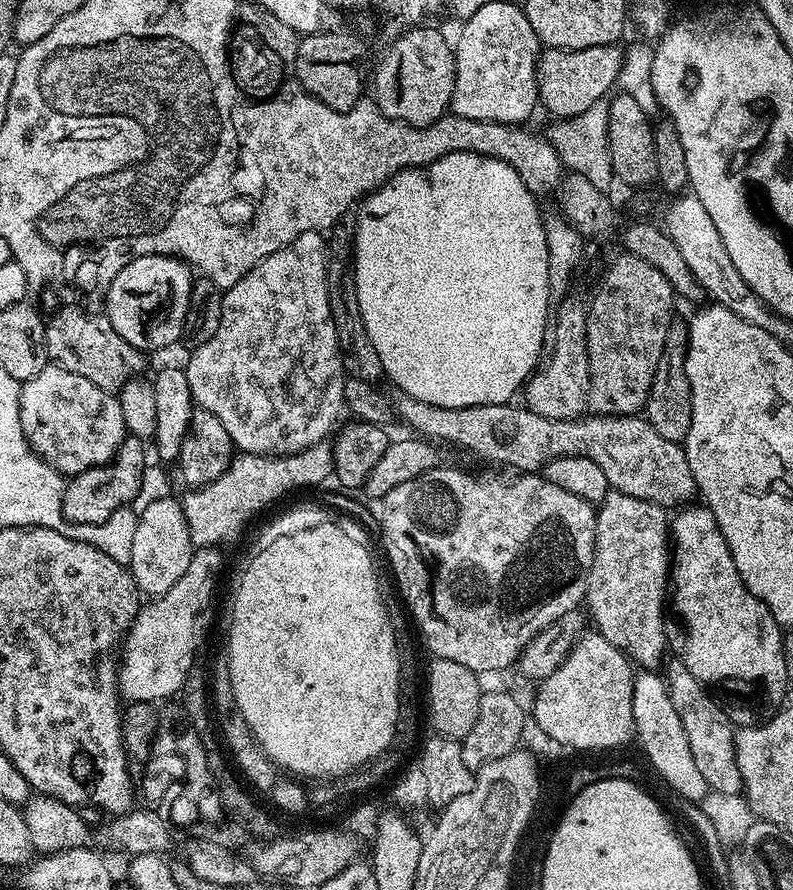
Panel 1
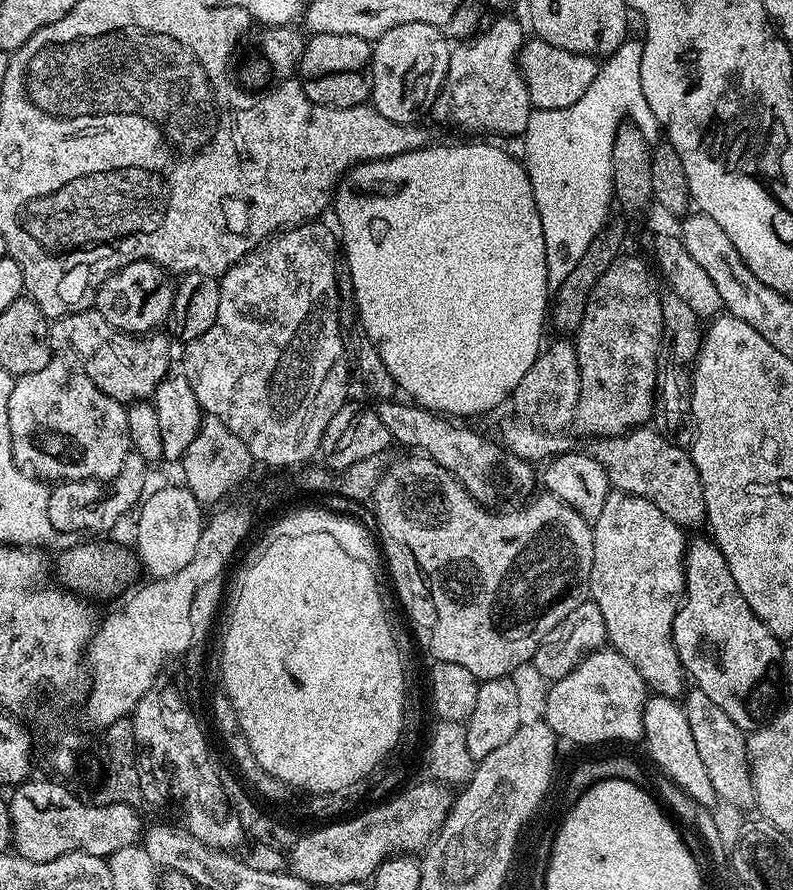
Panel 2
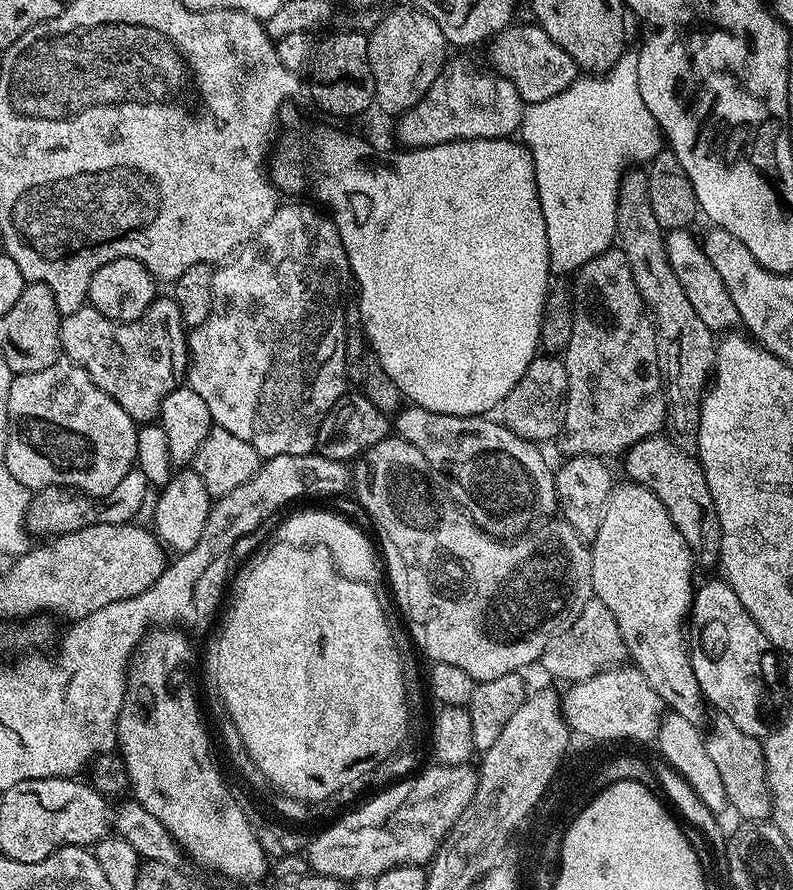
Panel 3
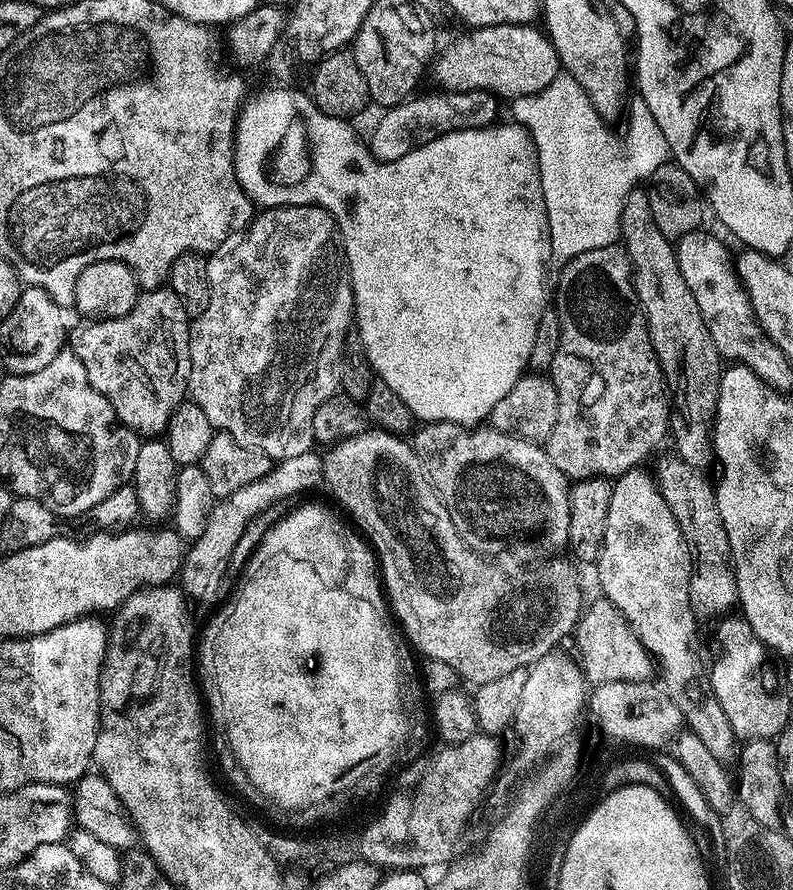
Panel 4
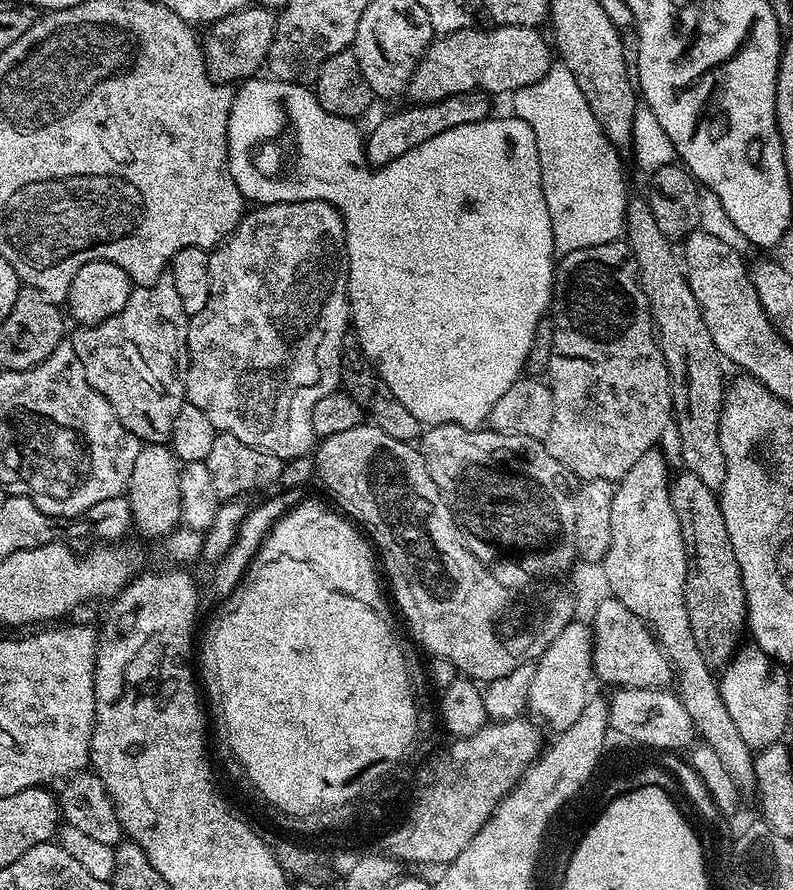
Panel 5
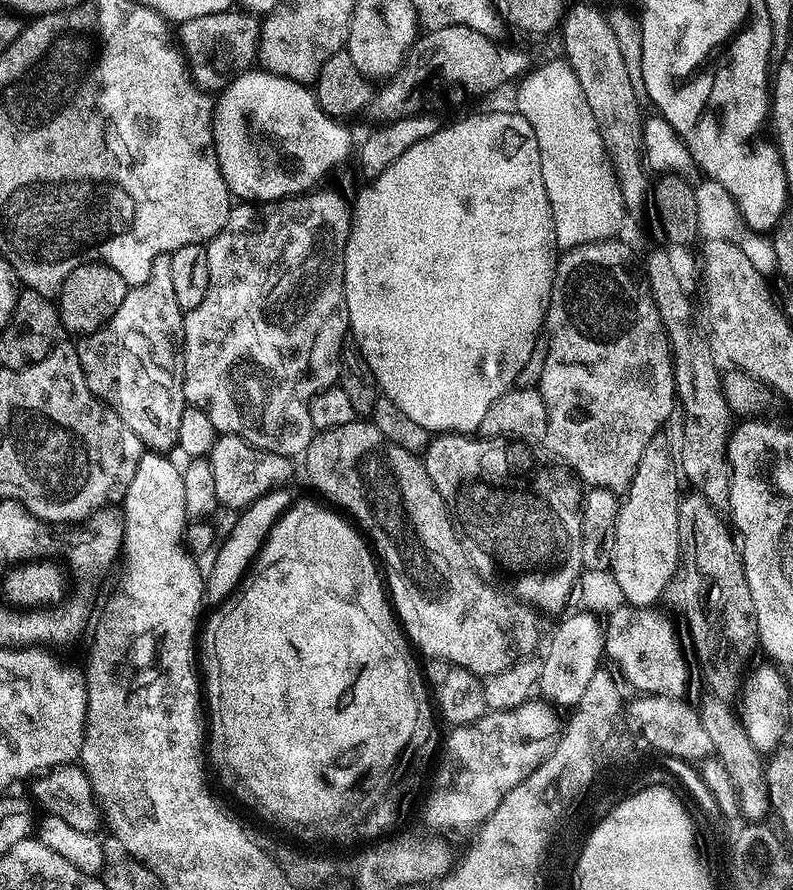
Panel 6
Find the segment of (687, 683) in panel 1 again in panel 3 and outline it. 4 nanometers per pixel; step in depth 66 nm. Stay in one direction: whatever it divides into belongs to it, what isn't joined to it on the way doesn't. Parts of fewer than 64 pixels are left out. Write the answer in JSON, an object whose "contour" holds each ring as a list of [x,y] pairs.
{"contour":[[[716,714],[711,720],[712,729],[706,732],[706,750],[722,777],[729,809],[736,811],[744,822],[767,821],[772,815],[772,791],[768,789],[763,743],[750,734],[742,734],[742,730],[738,730],[730,718]]]}

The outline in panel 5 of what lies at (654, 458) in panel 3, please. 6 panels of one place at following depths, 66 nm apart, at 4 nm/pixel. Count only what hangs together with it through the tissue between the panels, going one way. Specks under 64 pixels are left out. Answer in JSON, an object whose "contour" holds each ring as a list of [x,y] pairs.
{"contour":[[[687,470],[671,477],[668,489],[670,502],[674,502],[674,514],[678,514],[678,526],[682,526],[684,549],[688,551],[691,575],[684,587],[686,610],[690,614],[690,626],[702,658],[713,670],[727,665],[737,651],[738,644],[724,640],[746,624],[748,603],[742,586],[742,574],[738,558],[734,558],[734,546],[730,534],[726,534],[726,518],[722,518],[717,493],[700,478]]]}

